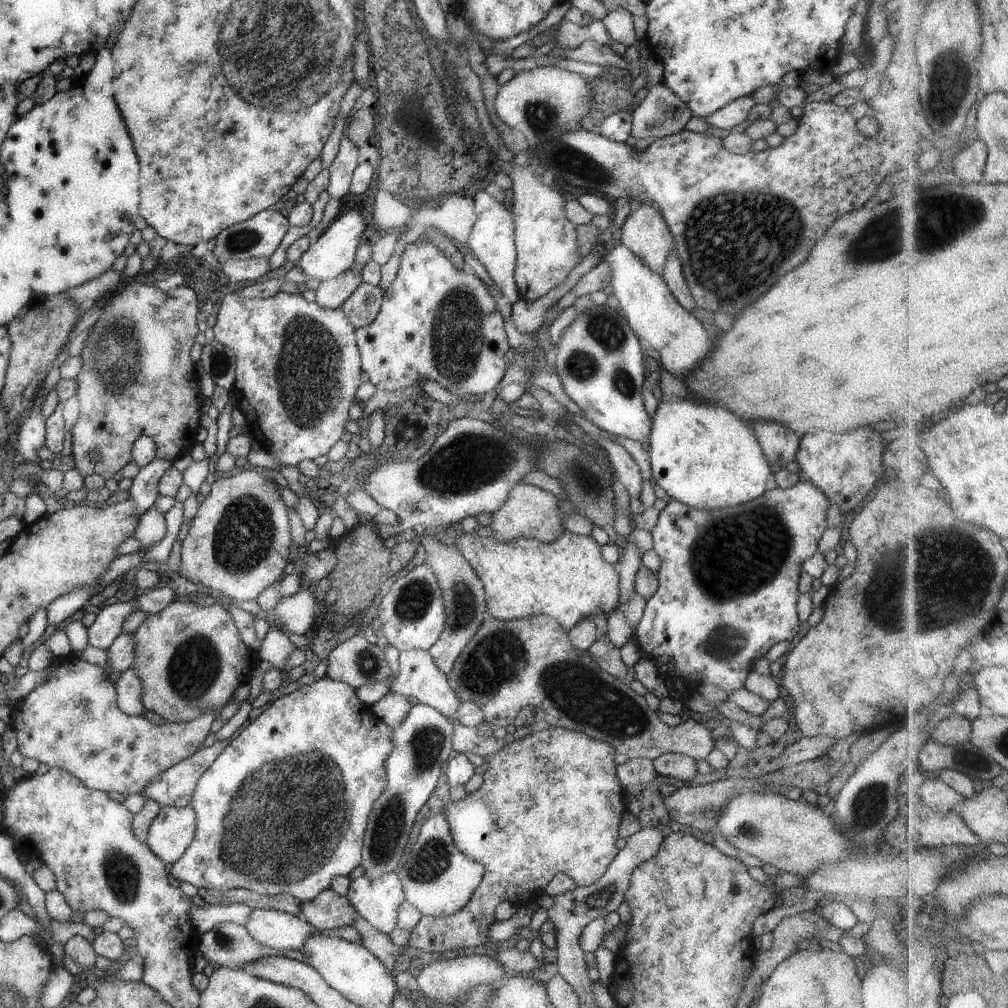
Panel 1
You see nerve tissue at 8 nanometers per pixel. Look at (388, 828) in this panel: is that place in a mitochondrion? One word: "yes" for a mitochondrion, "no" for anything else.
yes

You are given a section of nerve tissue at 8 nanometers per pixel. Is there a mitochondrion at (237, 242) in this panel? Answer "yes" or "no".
yes

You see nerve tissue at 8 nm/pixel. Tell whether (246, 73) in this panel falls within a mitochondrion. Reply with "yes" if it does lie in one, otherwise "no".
yes

